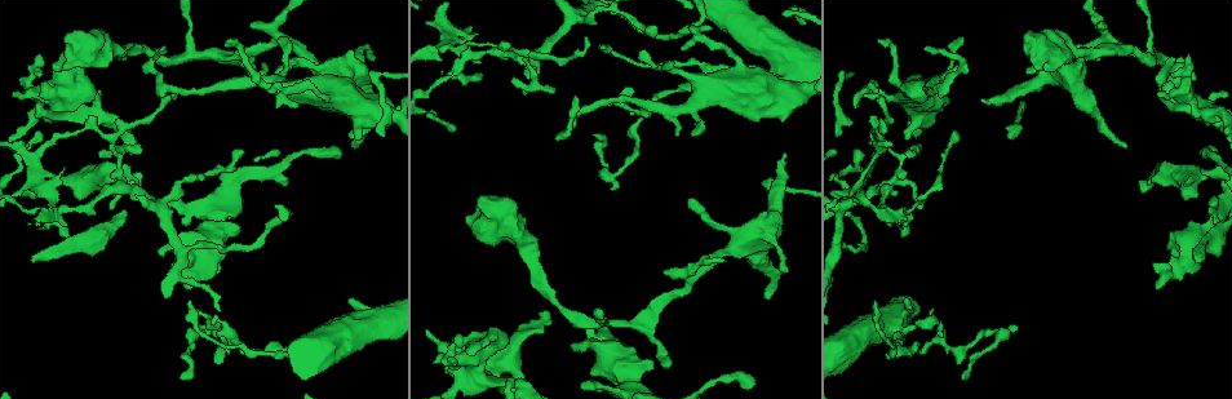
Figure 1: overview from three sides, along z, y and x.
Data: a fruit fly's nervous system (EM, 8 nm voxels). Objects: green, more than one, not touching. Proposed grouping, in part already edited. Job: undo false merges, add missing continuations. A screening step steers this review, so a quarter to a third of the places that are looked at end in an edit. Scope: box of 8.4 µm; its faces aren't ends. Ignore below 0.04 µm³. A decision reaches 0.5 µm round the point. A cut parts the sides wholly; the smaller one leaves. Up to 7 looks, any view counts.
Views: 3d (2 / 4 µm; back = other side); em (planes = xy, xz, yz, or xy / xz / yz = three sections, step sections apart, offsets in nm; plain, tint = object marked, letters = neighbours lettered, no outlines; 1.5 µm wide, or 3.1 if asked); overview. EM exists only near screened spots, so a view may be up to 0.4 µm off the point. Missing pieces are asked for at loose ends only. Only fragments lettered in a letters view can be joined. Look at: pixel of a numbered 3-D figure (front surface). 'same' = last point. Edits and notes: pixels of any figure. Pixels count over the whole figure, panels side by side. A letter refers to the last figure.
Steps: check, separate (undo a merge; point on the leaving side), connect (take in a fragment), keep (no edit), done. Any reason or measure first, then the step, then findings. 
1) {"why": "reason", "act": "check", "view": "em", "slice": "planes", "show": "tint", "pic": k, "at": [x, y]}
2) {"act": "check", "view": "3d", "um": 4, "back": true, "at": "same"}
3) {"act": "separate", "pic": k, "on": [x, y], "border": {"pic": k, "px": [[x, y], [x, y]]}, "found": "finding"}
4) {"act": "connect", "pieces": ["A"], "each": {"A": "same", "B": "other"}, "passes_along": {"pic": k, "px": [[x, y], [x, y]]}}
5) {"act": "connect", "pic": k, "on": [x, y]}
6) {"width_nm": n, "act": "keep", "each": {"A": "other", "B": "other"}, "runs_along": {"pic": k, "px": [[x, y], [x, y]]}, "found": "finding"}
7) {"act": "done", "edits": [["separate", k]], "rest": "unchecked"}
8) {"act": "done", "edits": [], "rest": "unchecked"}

{"why": "thin end", "act": "check", "view": "em", "slice": "planes", "show": "letters", "pic": 1, "at": [876, 301]}

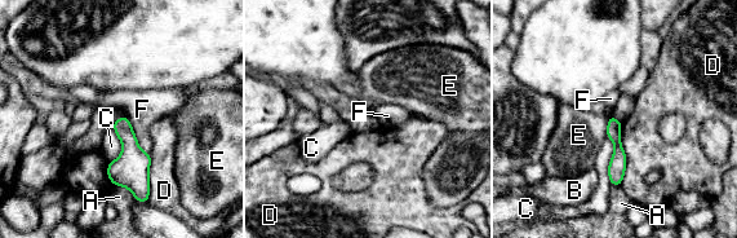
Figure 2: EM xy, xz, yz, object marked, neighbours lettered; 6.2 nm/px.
{"longest_contact_nm": ["D", 400], "act": "keep", "each": {"A": "other", "B": "other", "C": "other", "D": "other", "E": "other", "F": "other"}, "border": {"pic": 2, "px": [[125, 114], [137, 145], [150, 154]]}, "found": "none of them fits"}

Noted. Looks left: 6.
{"why": "free end", "act": "check", "view": "3d", "um": 2, "pic": 1, "at": [251, 22]}

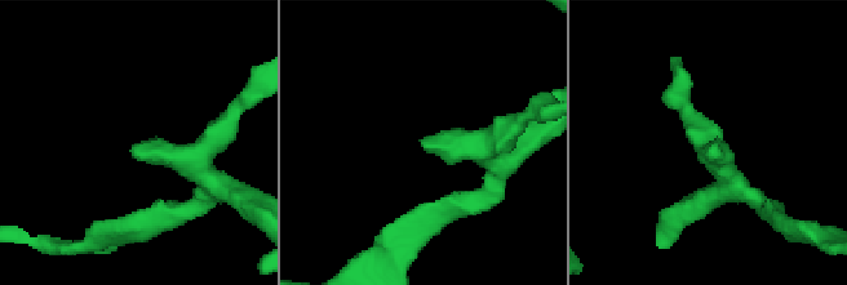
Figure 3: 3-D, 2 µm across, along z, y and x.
{"arm_widths_nm": [180, 200], "act": "check", "view": "em", "slice": "planes", "show": "plain", "pic": 3, "at": [135, 146]}

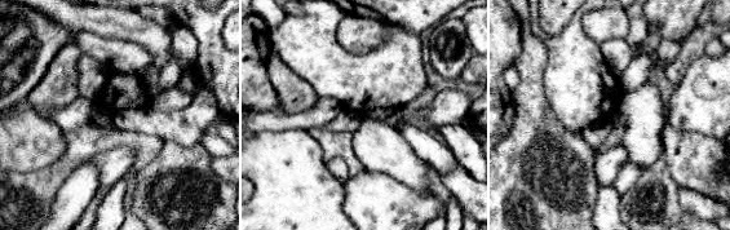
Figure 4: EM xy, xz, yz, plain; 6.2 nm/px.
{"why": "what lies round it", "act": "check", "view": "em", "slice": "planes", "show": "letters", "at": "same"}

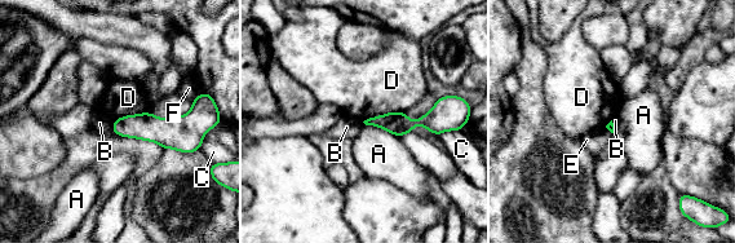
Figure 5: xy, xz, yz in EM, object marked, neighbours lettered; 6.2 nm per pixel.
{"act": "keep", "each": {"A": "other", "B": "other", "C": "other", "D": "other", "E": "other", "F": "other"}, "border": {"pic": 5, "px": [[404, 110], [370, 116], [363, 122]]}, "found": "no lettered fragment goes on from it"}

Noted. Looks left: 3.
{"why": "free end", "act": "check", "view": "em", "slice": "xy", "step": 4, "show": "plain", "pic": 1, "at": [669, 368]}

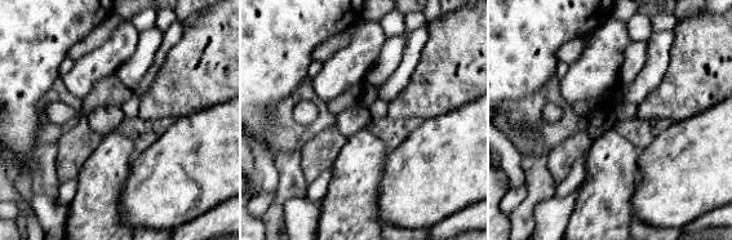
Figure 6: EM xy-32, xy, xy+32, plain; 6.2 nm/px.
{"why": "where the object lies", "act": "check", "view": "em", "slice": "xy", "step": 4, "show": "tint", "at": "same"}

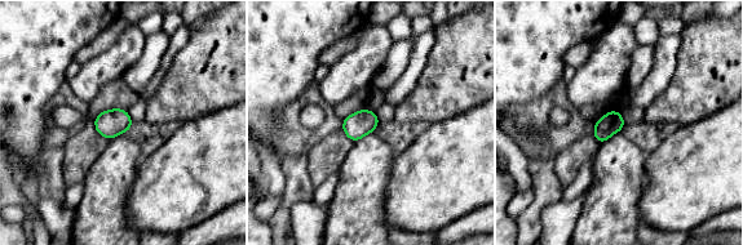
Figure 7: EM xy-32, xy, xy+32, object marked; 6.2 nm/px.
{"why": "what lies round it", "act": "check", "view": "em", "slice": "xy", "step": 4, "show": "letters", "at": "same"}

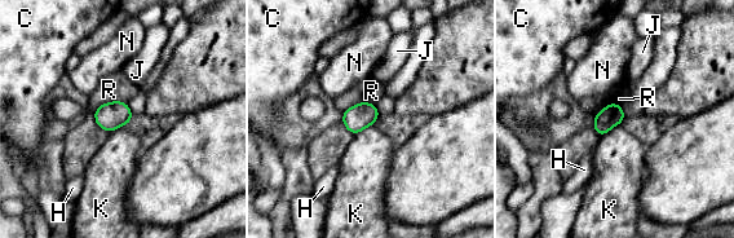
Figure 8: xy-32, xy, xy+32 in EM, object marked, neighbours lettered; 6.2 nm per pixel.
{"width_nm": 140, "act": "keep", "each": {"C": "other", "H": "other", "J": "other", "K": "other", "N": "other", "R": "other"}, "border": {"pic": 8, "px": [[610, 102], [593, 117]]}, "found": "none of them fits"}

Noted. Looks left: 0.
{"act": "done", "edits": [], "rest": "unchecked"}

